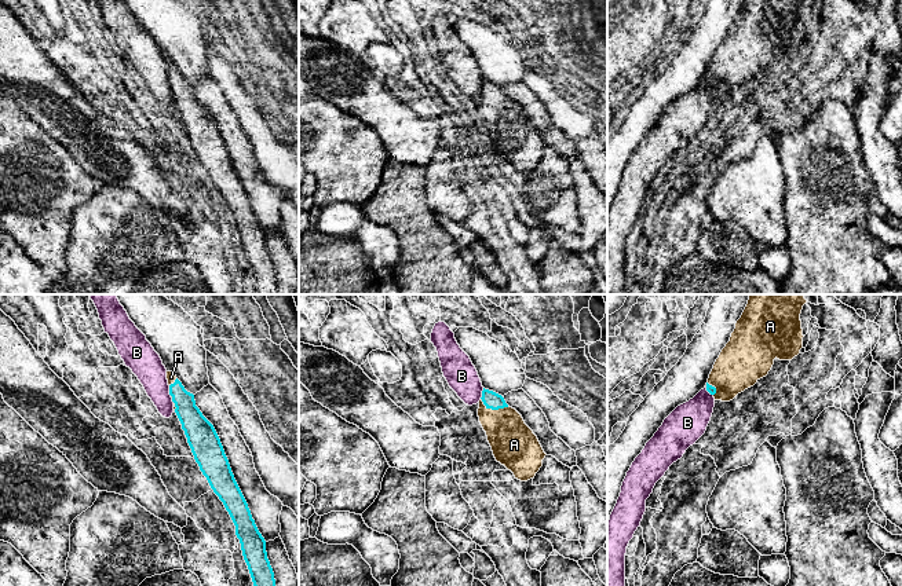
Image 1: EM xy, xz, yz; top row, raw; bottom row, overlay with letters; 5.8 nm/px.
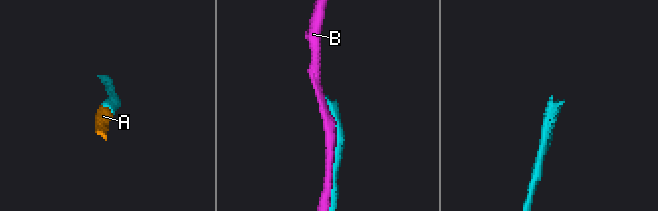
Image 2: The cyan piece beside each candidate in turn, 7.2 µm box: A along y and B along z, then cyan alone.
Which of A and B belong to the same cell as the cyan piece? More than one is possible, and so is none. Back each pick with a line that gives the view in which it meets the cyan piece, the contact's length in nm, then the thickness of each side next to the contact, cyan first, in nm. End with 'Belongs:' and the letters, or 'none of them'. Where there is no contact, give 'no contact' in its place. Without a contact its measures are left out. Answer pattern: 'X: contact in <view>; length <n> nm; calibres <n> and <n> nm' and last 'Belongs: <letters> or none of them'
A: contact in xz; length 180 nm; calibres 100 and 260 nm
Belongs: A

